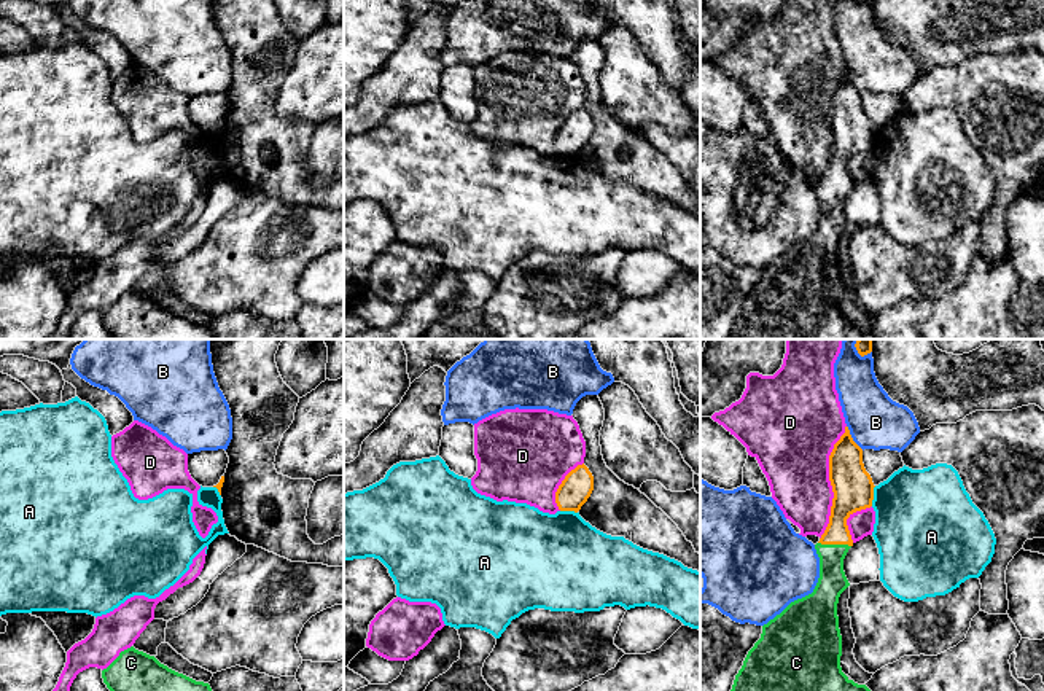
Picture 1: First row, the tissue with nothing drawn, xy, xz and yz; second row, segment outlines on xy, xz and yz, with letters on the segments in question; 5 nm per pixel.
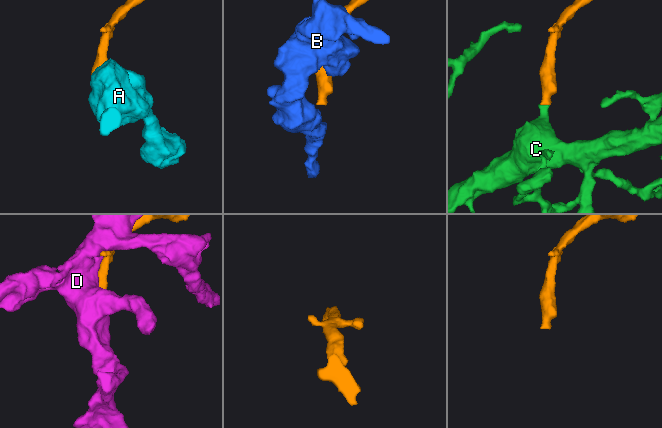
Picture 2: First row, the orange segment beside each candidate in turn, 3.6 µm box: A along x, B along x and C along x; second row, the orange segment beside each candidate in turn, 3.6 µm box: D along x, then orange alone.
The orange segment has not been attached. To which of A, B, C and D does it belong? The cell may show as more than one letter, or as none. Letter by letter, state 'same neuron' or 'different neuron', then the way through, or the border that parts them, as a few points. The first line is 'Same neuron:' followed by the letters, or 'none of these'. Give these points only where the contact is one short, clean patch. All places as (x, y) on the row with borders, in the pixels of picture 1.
Same neuron: C
A: different neuron
B: different neuron
C: same neuron; way yz (849, 497), (837, 518), (834, 543), (833, 581)
D: different neuron

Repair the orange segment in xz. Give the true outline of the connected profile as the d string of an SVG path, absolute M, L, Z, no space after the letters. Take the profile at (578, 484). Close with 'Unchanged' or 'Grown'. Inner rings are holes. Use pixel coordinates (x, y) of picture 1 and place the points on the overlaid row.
M582 463L571 470L555 492L555 503L560 511L578 513L594 490L594 476Z. Unchanged

